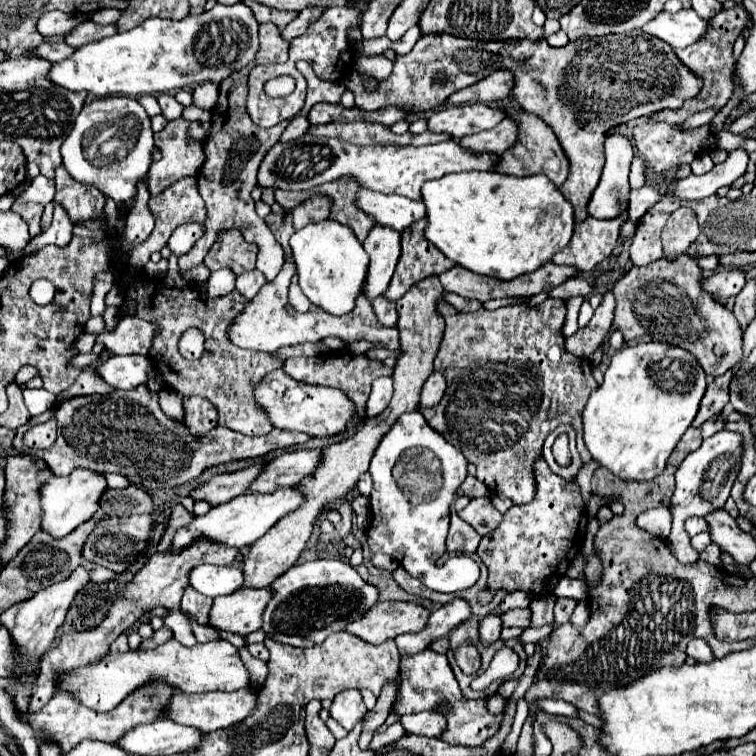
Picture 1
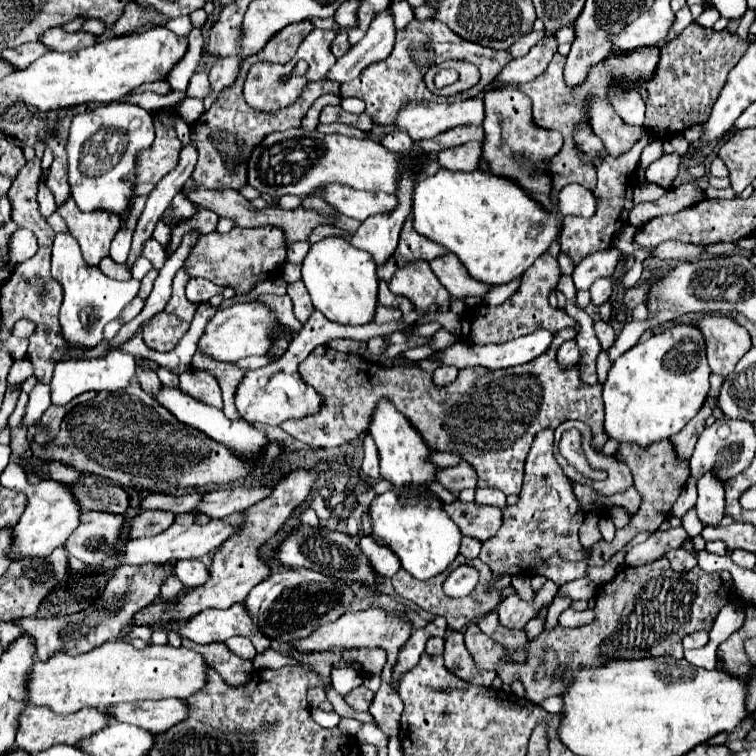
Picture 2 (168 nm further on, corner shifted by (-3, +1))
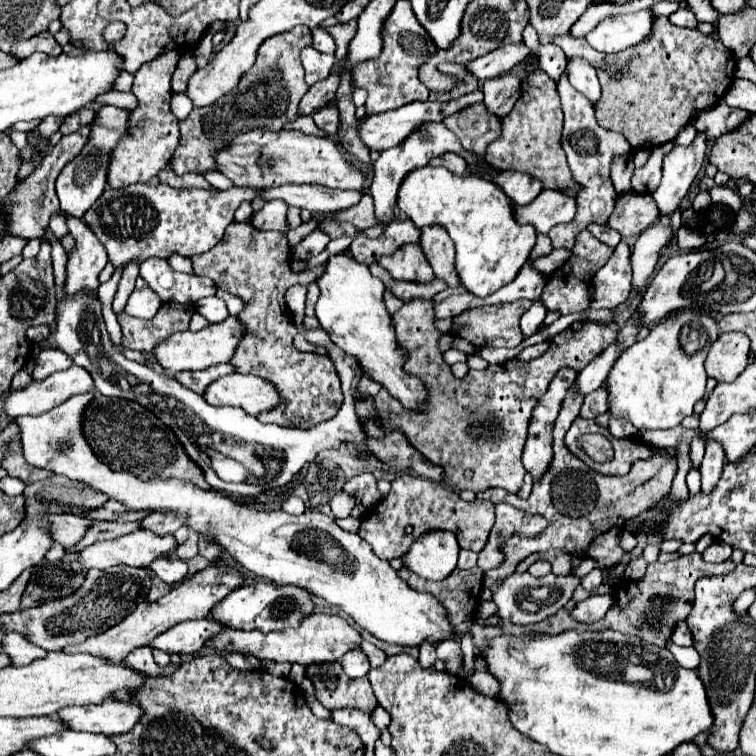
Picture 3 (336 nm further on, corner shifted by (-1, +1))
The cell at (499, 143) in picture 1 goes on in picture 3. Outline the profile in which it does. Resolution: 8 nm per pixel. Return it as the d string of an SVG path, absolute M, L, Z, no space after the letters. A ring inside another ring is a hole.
M442 154L430 160L430 166L444 166L456 176L466 176L466 160L456 156L456 154Z

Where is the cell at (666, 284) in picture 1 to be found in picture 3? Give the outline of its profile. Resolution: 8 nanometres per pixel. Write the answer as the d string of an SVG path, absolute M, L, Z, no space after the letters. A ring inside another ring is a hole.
M742 332L720 334L712 344L704 368L710 378L718 382L732 382L748 366L748 348L750 340Z

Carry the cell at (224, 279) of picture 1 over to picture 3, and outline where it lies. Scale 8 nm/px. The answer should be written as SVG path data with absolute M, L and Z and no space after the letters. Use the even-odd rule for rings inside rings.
M208 296L208 298L202 298L198 304L196 304L196 312L200 312L210 324L216 324L216 322L222 322L228 318L228 308L226 304L216 298L216 296Z

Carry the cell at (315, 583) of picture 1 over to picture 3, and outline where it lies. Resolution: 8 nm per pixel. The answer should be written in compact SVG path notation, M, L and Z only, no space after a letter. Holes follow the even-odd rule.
M256 582L250 586L240 586L234 592L230 592L230 596L226 596L224 600L220 600L212 612L210 618L216 622L222 622L226 628L234 628L234 630L254 630L258 628L262 634L272 632L272 630L280 630L280 628L288 628L288 626L298 626L302 622L304 616L312 614L312 596L300 588L276 588L270 582Z

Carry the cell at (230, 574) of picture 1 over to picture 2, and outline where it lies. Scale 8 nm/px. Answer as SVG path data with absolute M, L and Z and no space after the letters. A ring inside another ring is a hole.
M178 560L174 574L180 578L184 588L196 588L208 580L208 568L200 560Z

